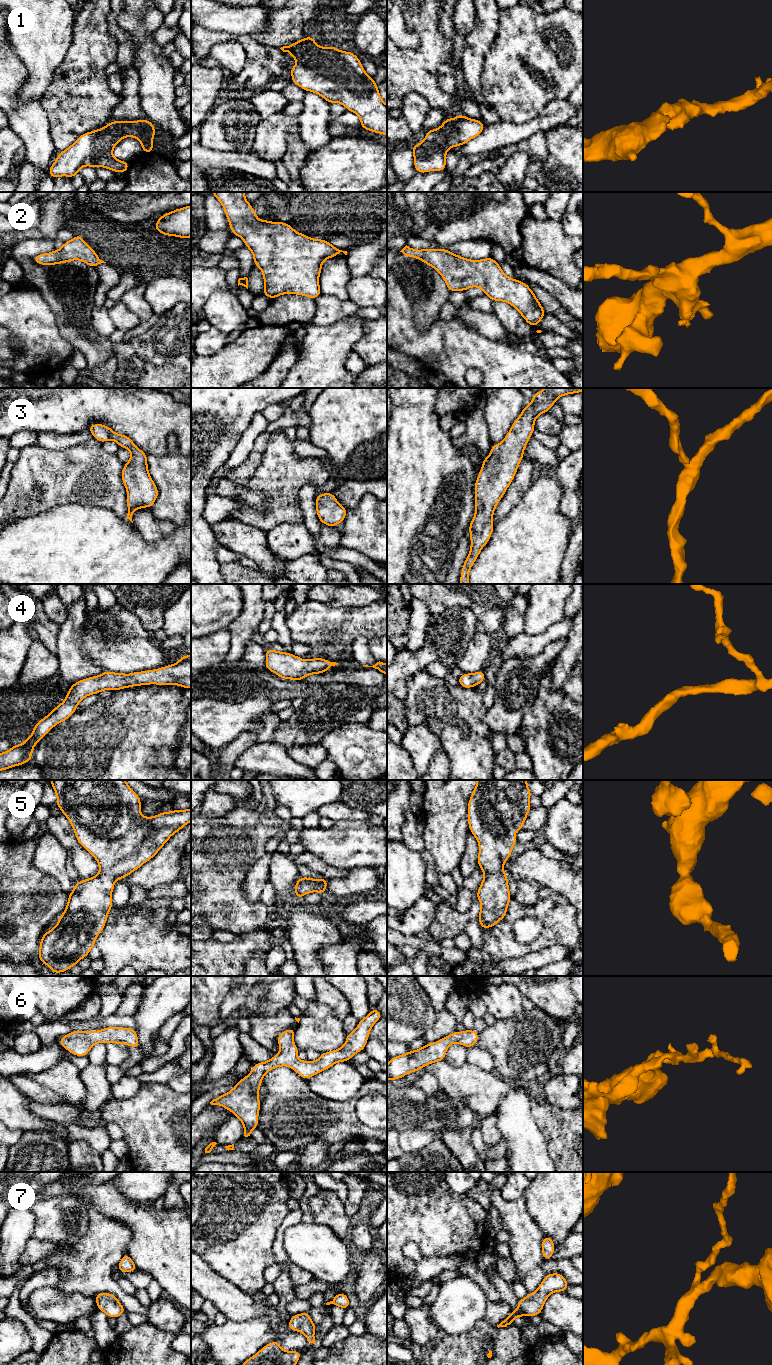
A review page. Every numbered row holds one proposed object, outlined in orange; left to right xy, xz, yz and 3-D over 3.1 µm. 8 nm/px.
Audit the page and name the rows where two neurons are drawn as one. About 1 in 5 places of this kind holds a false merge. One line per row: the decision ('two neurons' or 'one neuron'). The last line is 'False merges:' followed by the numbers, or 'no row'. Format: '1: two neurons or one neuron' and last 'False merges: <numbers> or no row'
1: one neuron
2: one neuron
3: one neuron
4: two neurons
5: one neuron
6: one neuron
7: one neuron
False merges: 4

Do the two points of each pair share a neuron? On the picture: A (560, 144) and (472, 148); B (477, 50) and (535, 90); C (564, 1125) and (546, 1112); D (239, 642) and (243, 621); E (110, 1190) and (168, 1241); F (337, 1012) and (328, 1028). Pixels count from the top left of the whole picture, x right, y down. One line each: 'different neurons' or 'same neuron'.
A: different neurons
B: different neurons
C: same neuron
D: same neuron
E: same neuron
F: different neurons

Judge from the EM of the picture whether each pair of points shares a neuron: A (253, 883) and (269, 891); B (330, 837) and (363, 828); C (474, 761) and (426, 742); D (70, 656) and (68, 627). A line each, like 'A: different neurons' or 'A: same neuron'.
A: different neurons
B: same neuron
C: different neurons
D: same neuron

